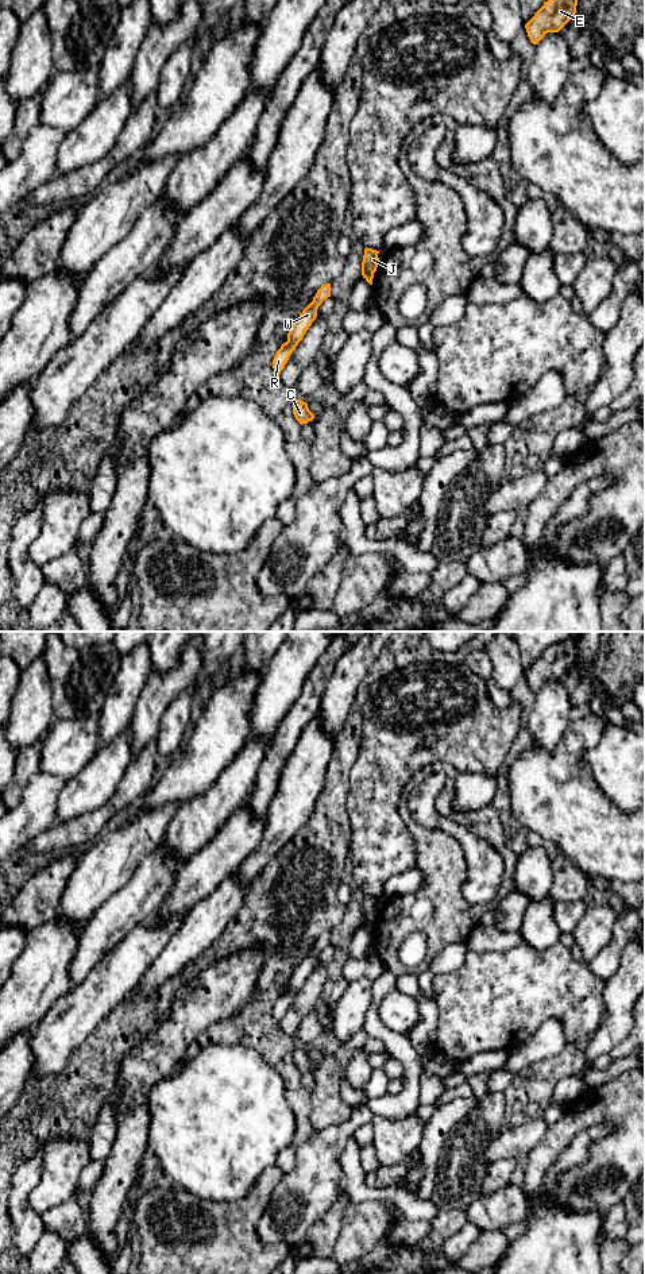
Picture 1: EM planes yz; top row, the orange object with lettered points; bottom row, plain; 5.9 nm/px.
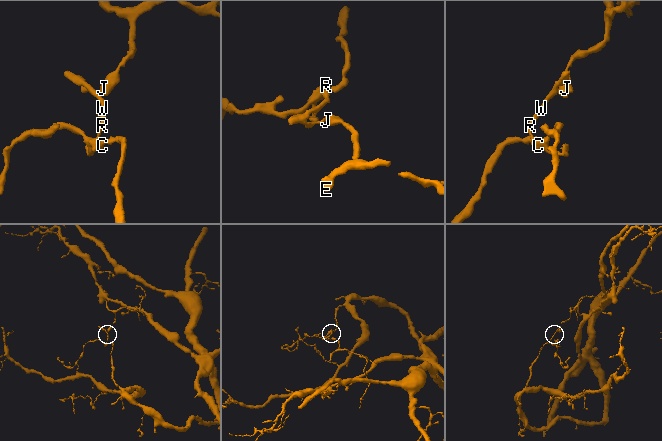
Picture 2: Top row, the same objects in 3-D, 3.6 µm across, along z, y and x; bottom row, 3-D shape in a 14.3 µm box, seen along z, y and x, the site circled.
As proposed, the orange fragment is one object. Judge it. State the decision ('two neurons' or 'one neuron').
two neurons

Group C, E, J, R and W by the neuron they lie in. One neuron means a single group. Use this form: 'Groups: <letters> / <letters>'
Groups: C R W / E J

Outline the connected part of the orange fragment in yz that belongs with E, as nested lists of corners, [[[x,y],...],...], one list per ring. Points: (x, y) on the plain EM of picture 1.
[[[575,632],[567,640],[549,646],[525,672],[528,684],[537,692],[548,680],[559,680],[576,661],[583,632]]]

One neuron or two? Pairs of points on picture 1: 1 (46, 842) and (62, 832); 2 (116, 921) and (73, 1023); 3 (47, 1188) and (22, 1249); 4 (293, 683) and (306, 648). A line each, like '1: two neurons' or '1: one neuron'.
1: one neuron
2: two neurons
3: two neurons
4: one neuron

